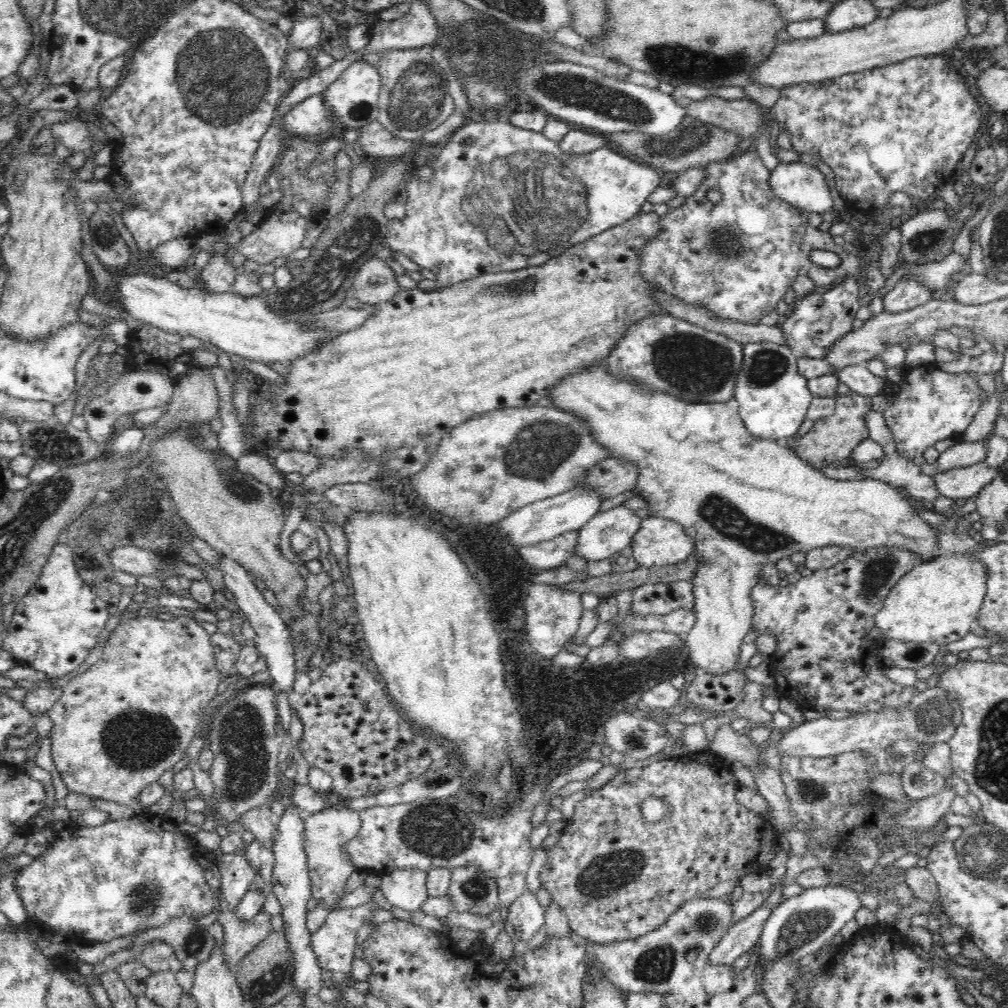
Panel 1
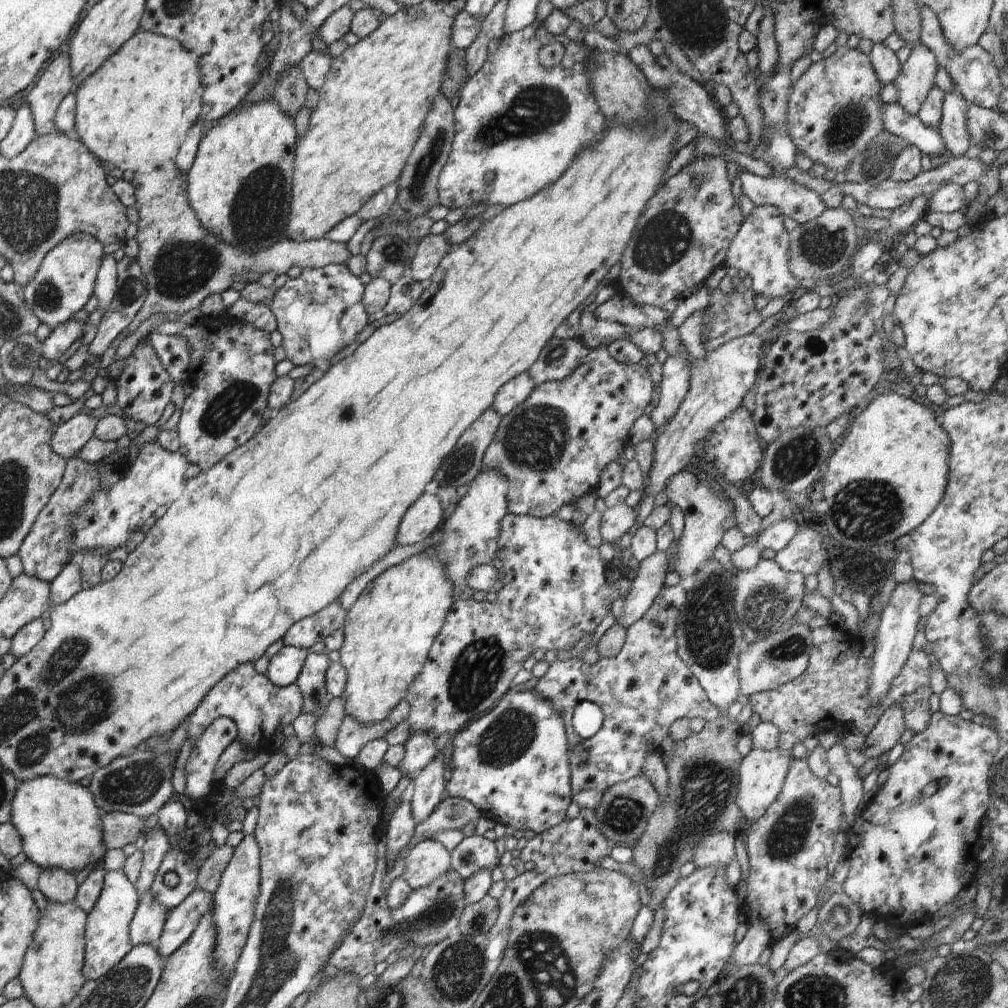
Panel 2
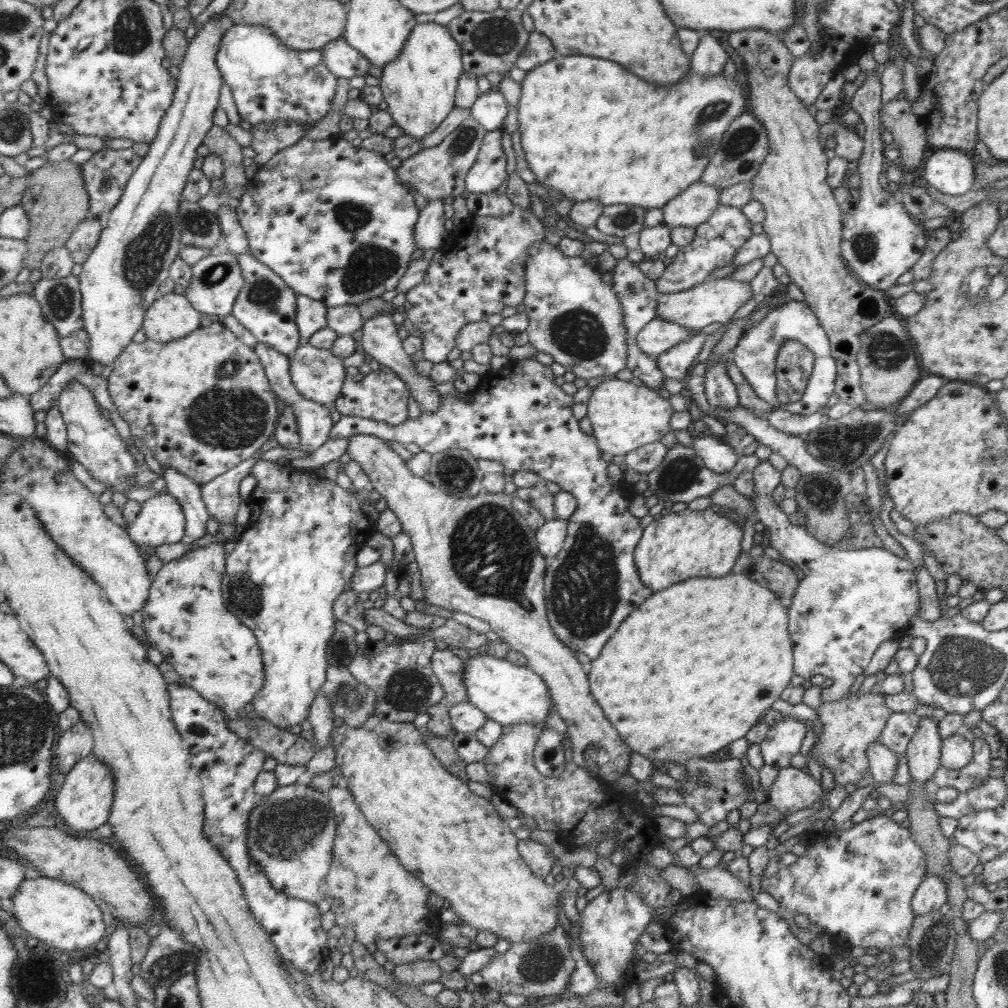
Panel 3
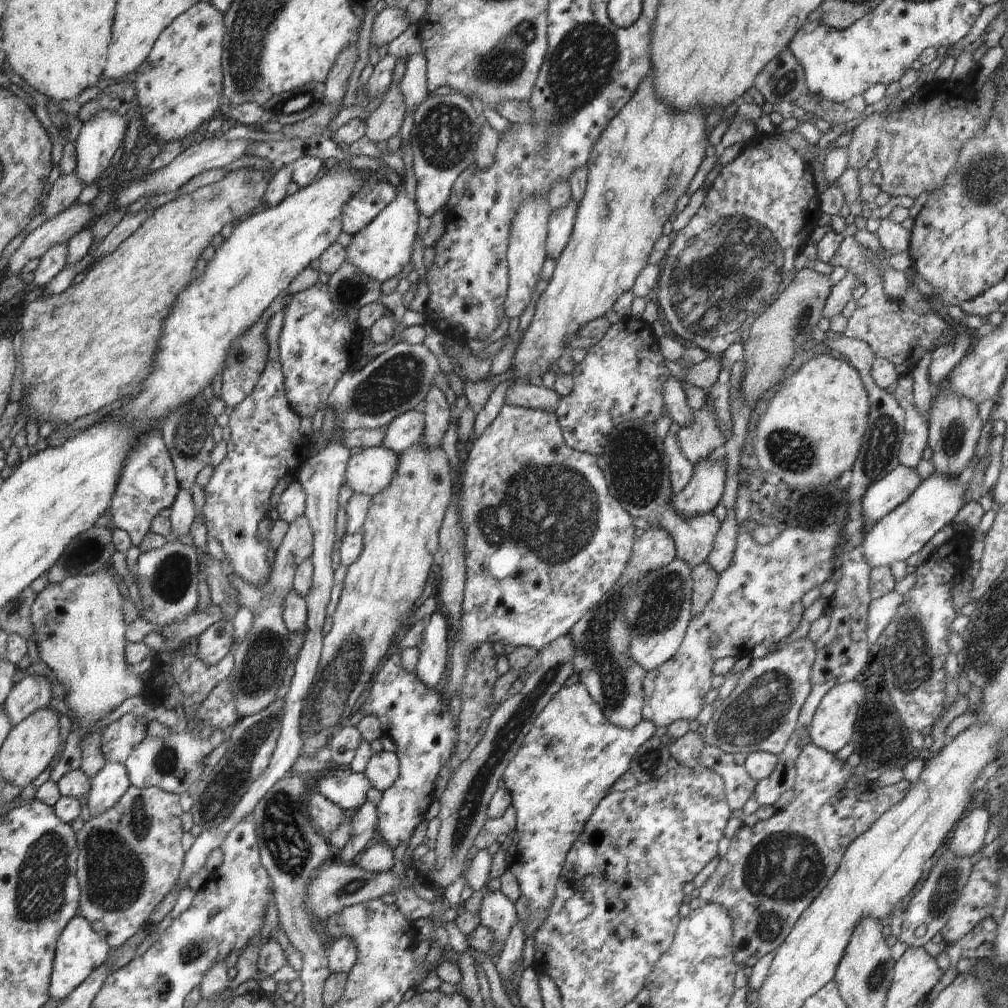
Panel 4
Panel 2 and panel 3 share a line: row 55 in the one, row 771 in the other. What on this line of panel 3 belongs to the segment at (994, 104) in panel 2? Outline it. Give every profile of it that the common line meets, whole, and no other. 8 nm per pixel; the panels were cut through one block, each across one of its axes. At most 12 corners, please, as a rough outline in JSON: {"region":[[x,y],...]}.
{"region":[[972,738],[965,768],[940,766],[929,781],[963,793],[989,780],[991,750]]}

